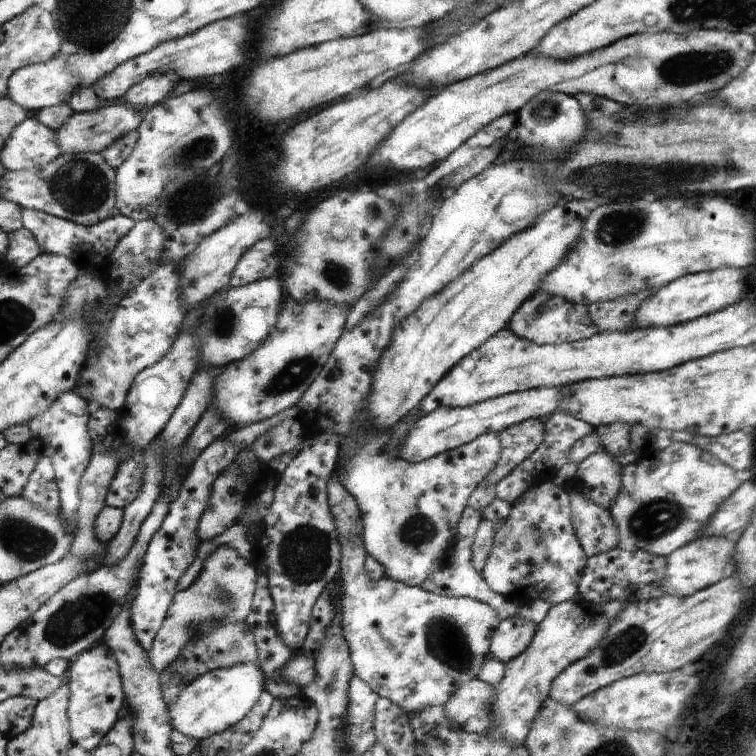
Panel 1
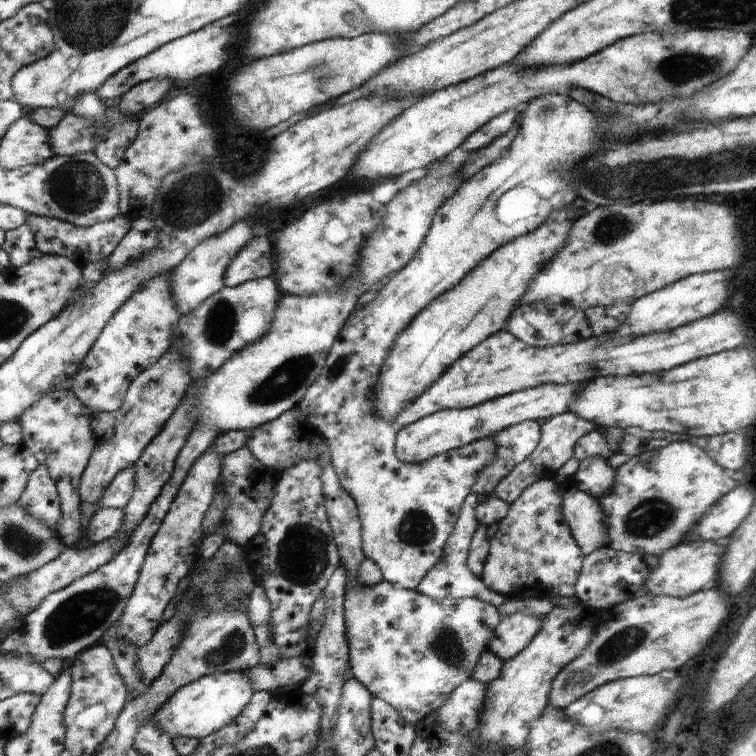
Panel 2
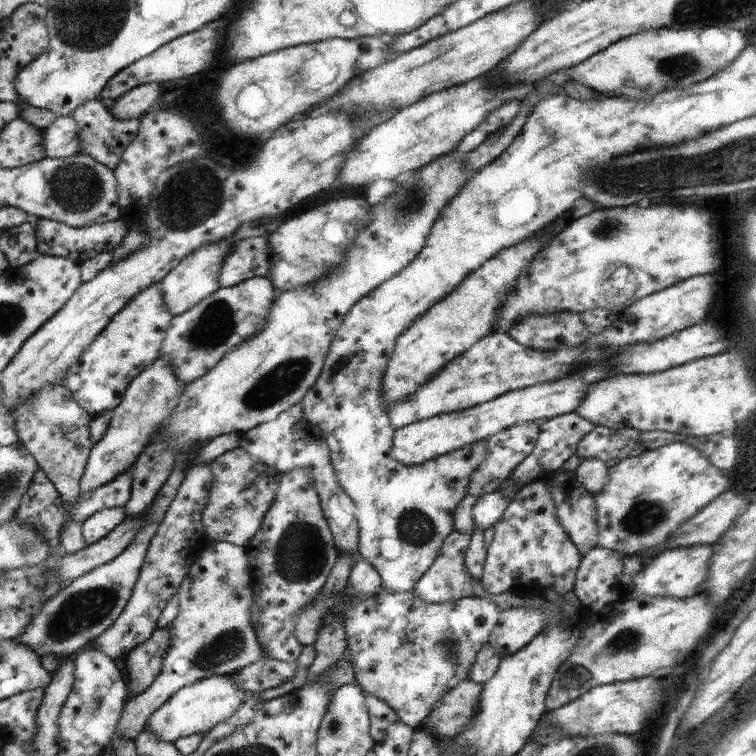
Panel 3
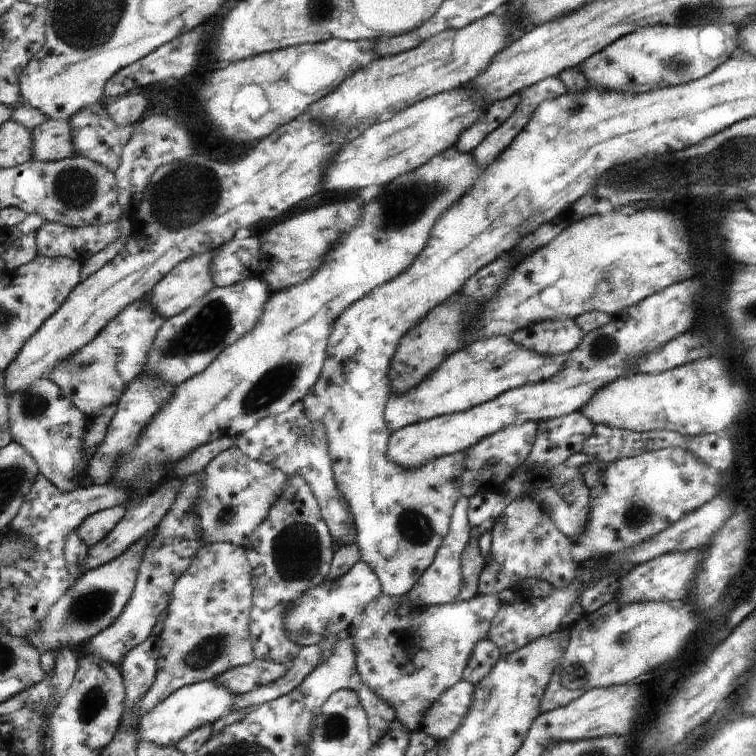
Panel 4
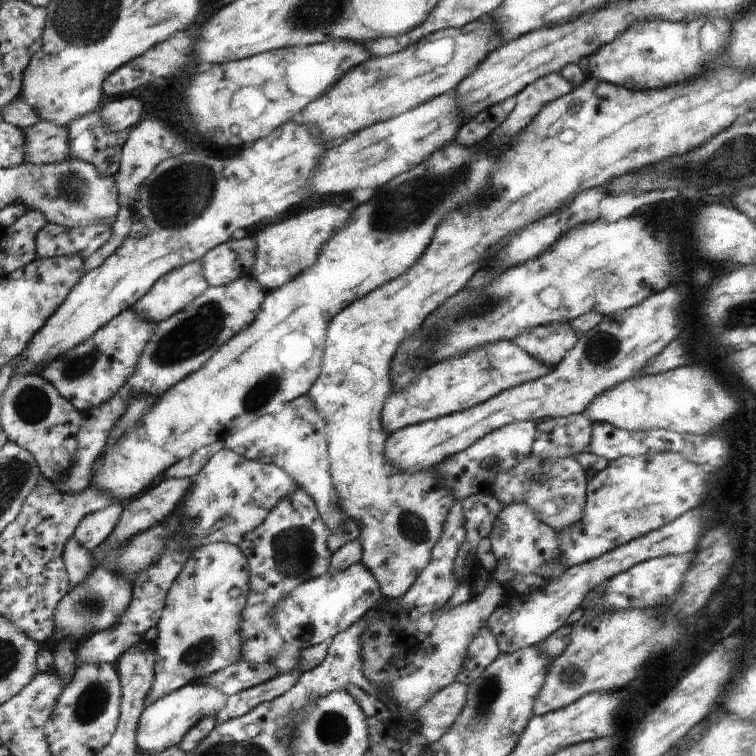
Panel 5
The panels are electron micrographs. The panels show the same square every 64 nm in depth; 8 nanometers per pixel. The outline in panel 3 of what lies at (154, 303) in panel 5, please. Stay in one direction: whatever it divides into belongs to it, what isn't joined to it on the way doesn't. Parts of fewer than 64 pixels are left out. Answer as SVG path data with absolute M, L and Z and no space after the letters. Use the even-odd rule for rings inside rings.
M234 232L228 239L220 240L214 244L194 251L192 255L185 256L177 267L174 267L160 282L161 292L165 293L166 304L174 316L184 314L190 308L196 307L201 300L208 298L221 287L221 270L234 244L240 242L239 232Z

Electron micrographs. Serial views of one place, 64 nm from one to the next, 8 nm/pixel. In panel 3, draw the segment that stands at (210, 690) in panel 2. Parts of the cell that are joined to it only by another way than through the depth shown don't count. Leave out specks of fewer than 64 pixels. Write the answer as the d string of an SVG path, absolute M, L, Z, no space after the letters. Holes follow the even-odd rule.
M232 675L204 678L204 680L186 685L180 691L175 692L168 702L153 712L149 722L146 723L145 730L152 732L154 736L158 734L160 740L172 743L190 735L208 735L218 724L236 715L245 704L245 700L249 698L249 694L233 680Z

